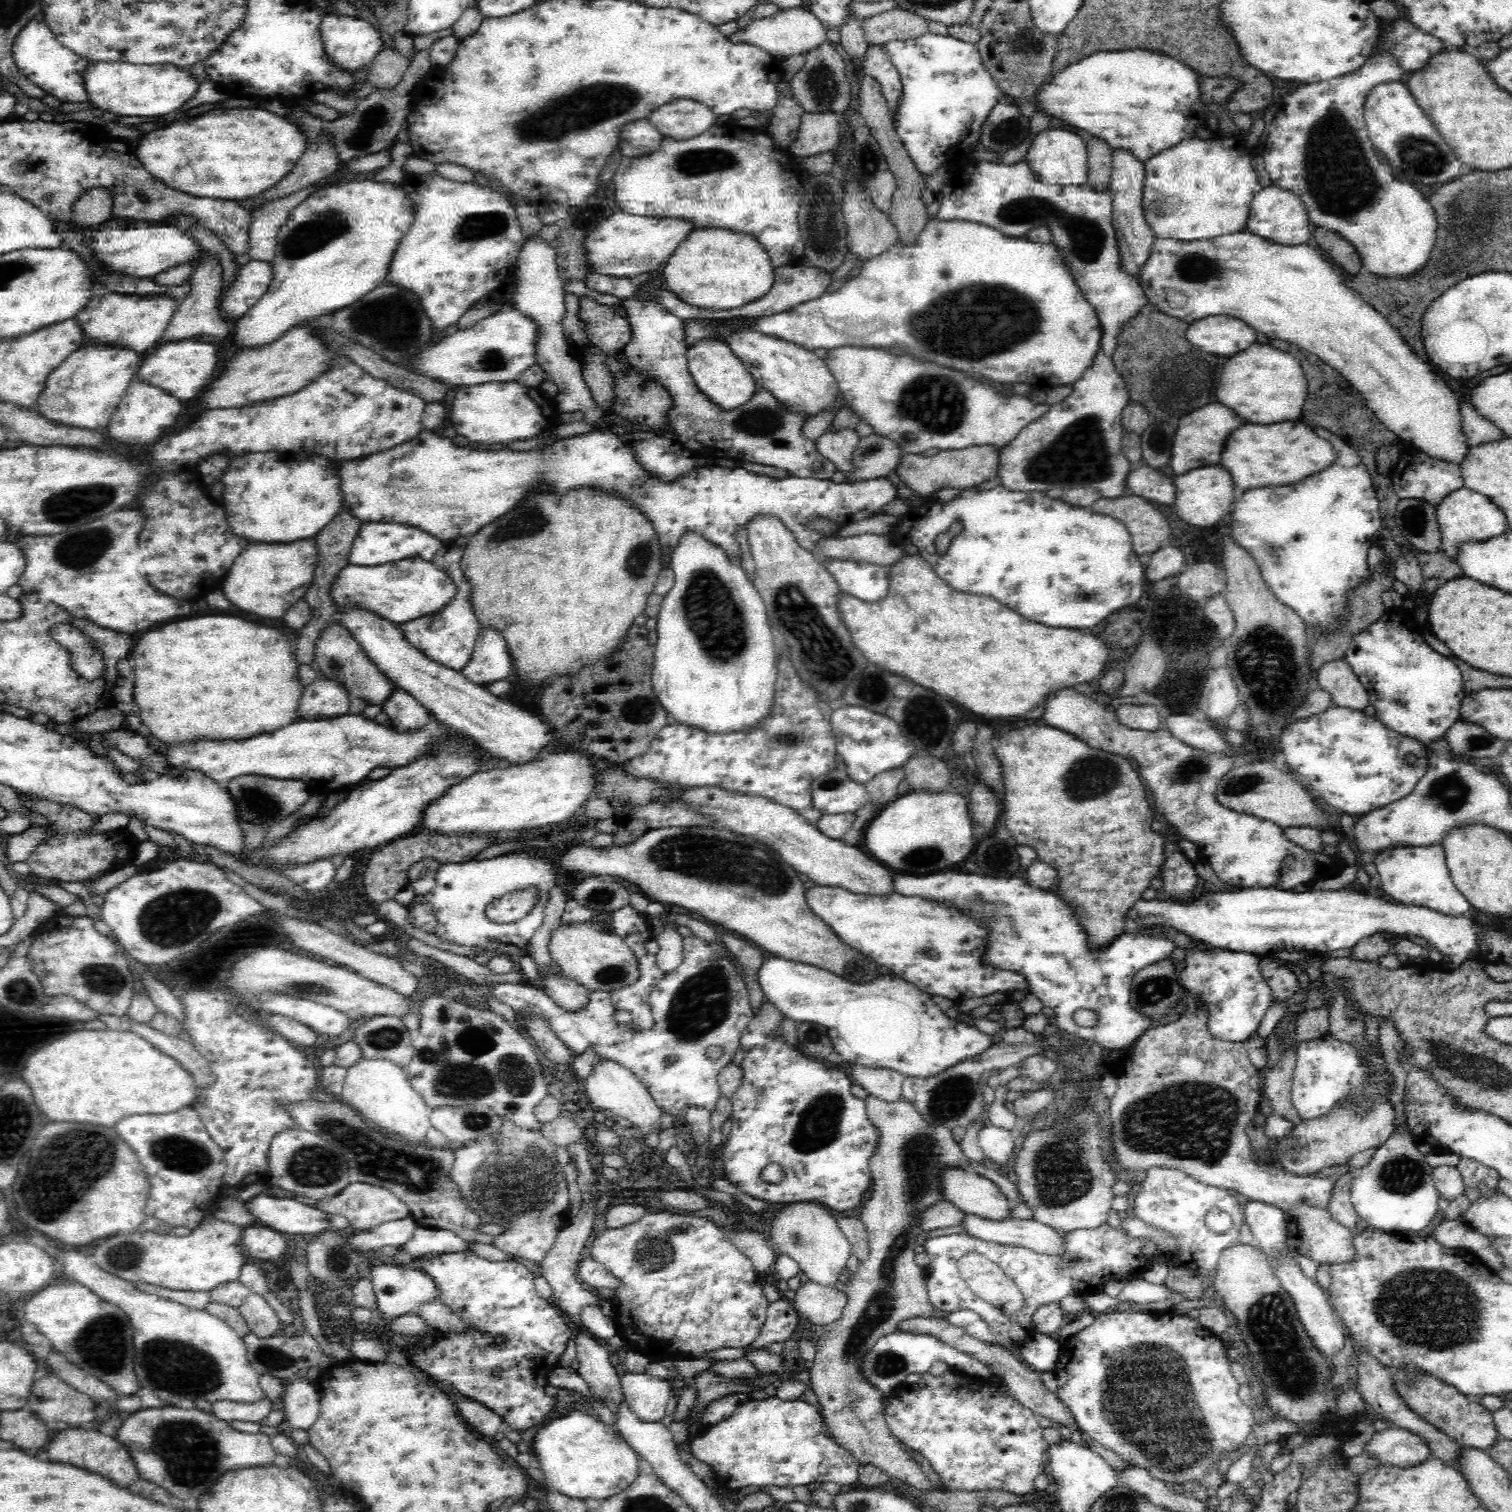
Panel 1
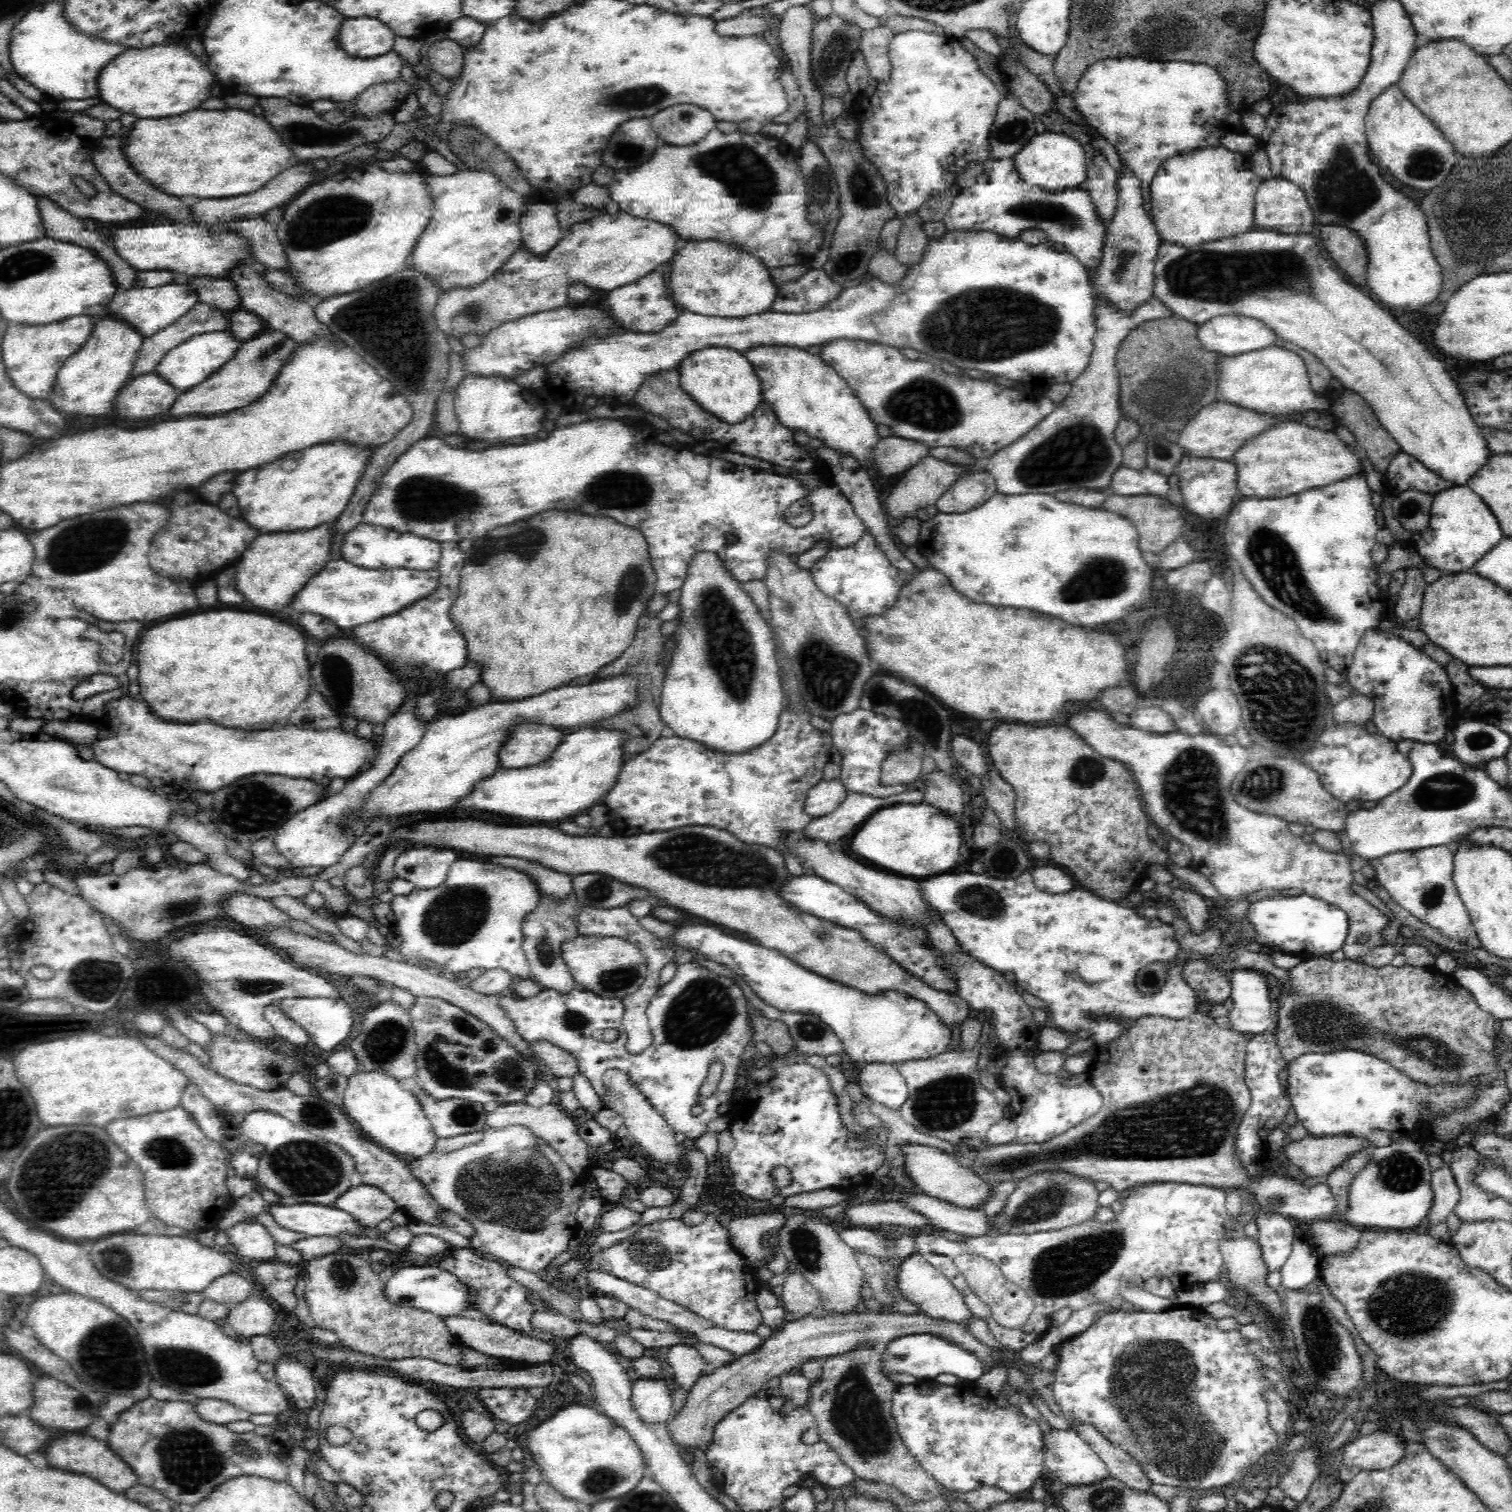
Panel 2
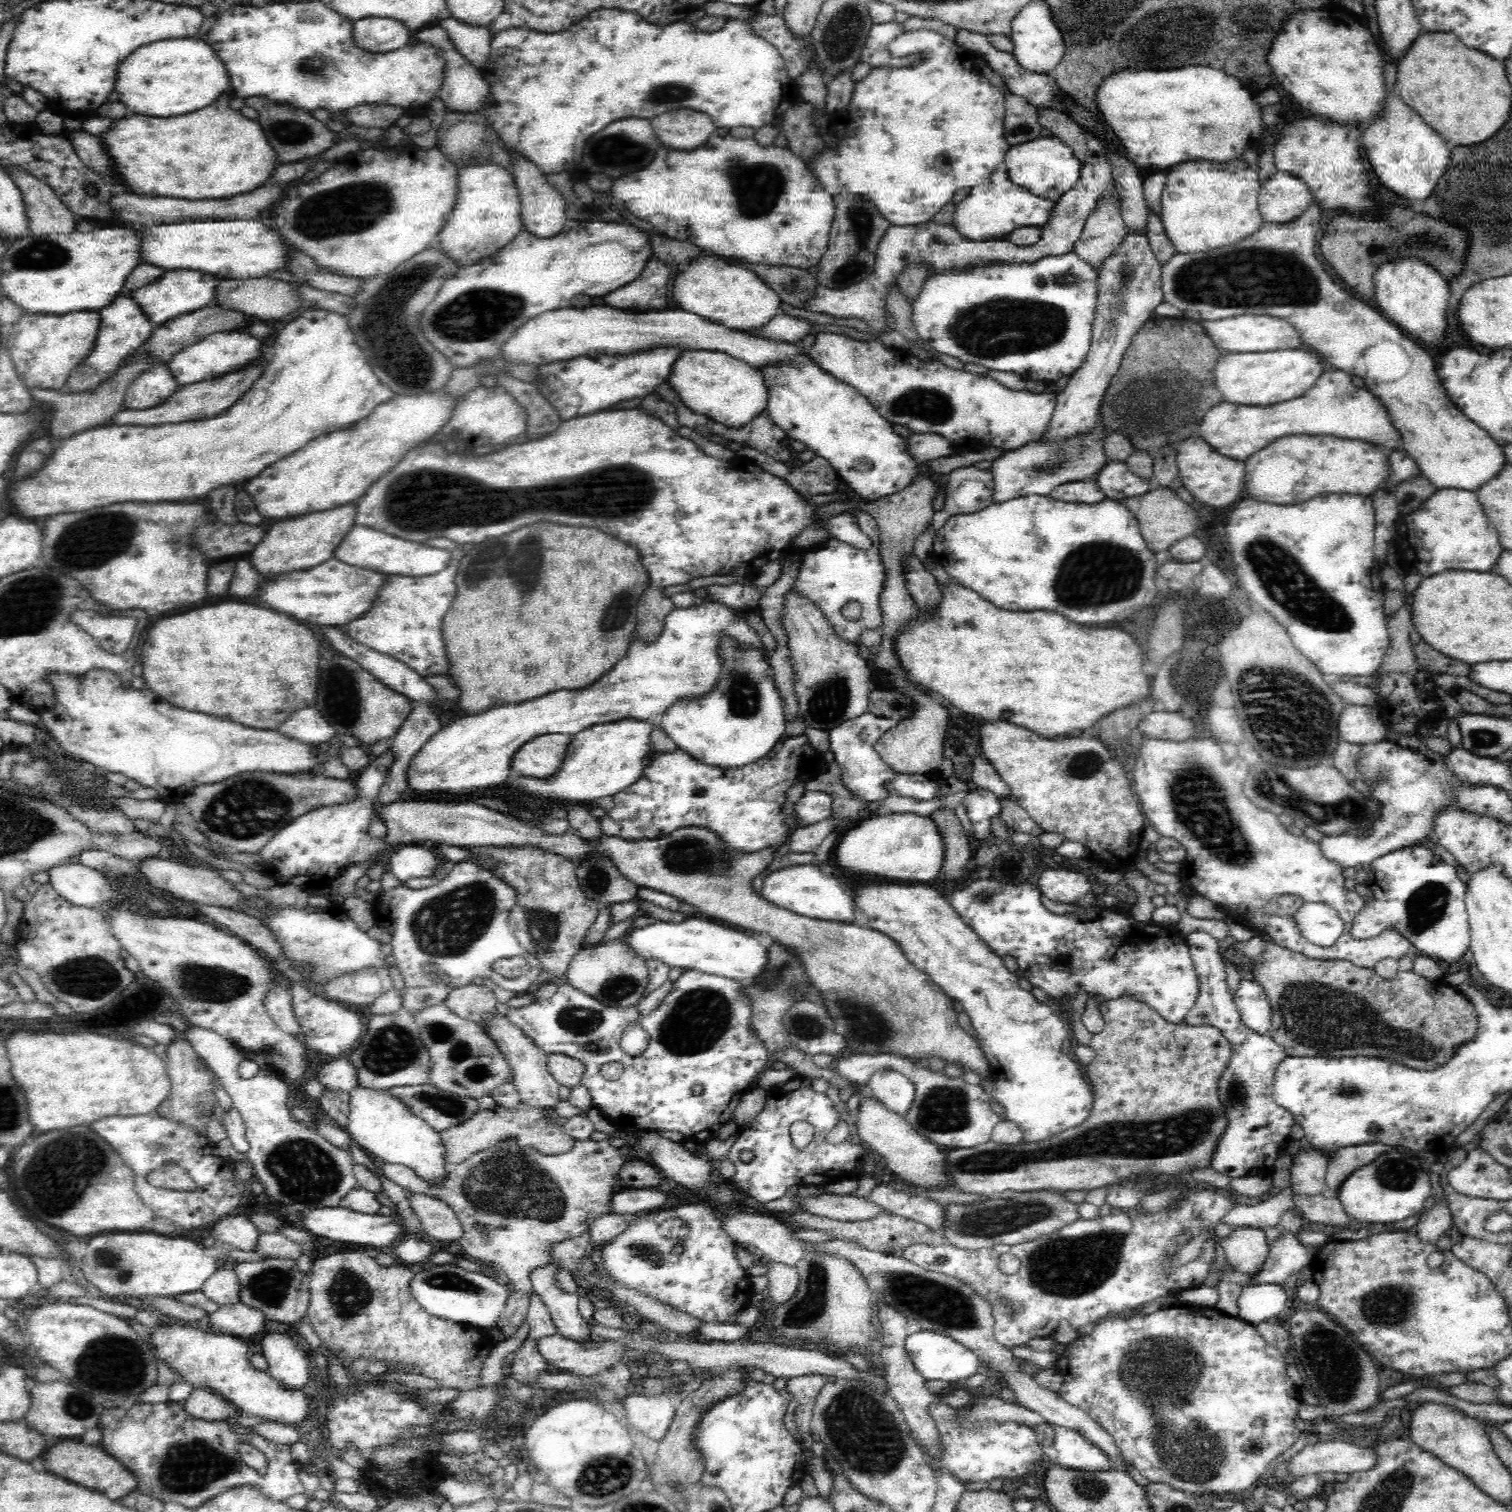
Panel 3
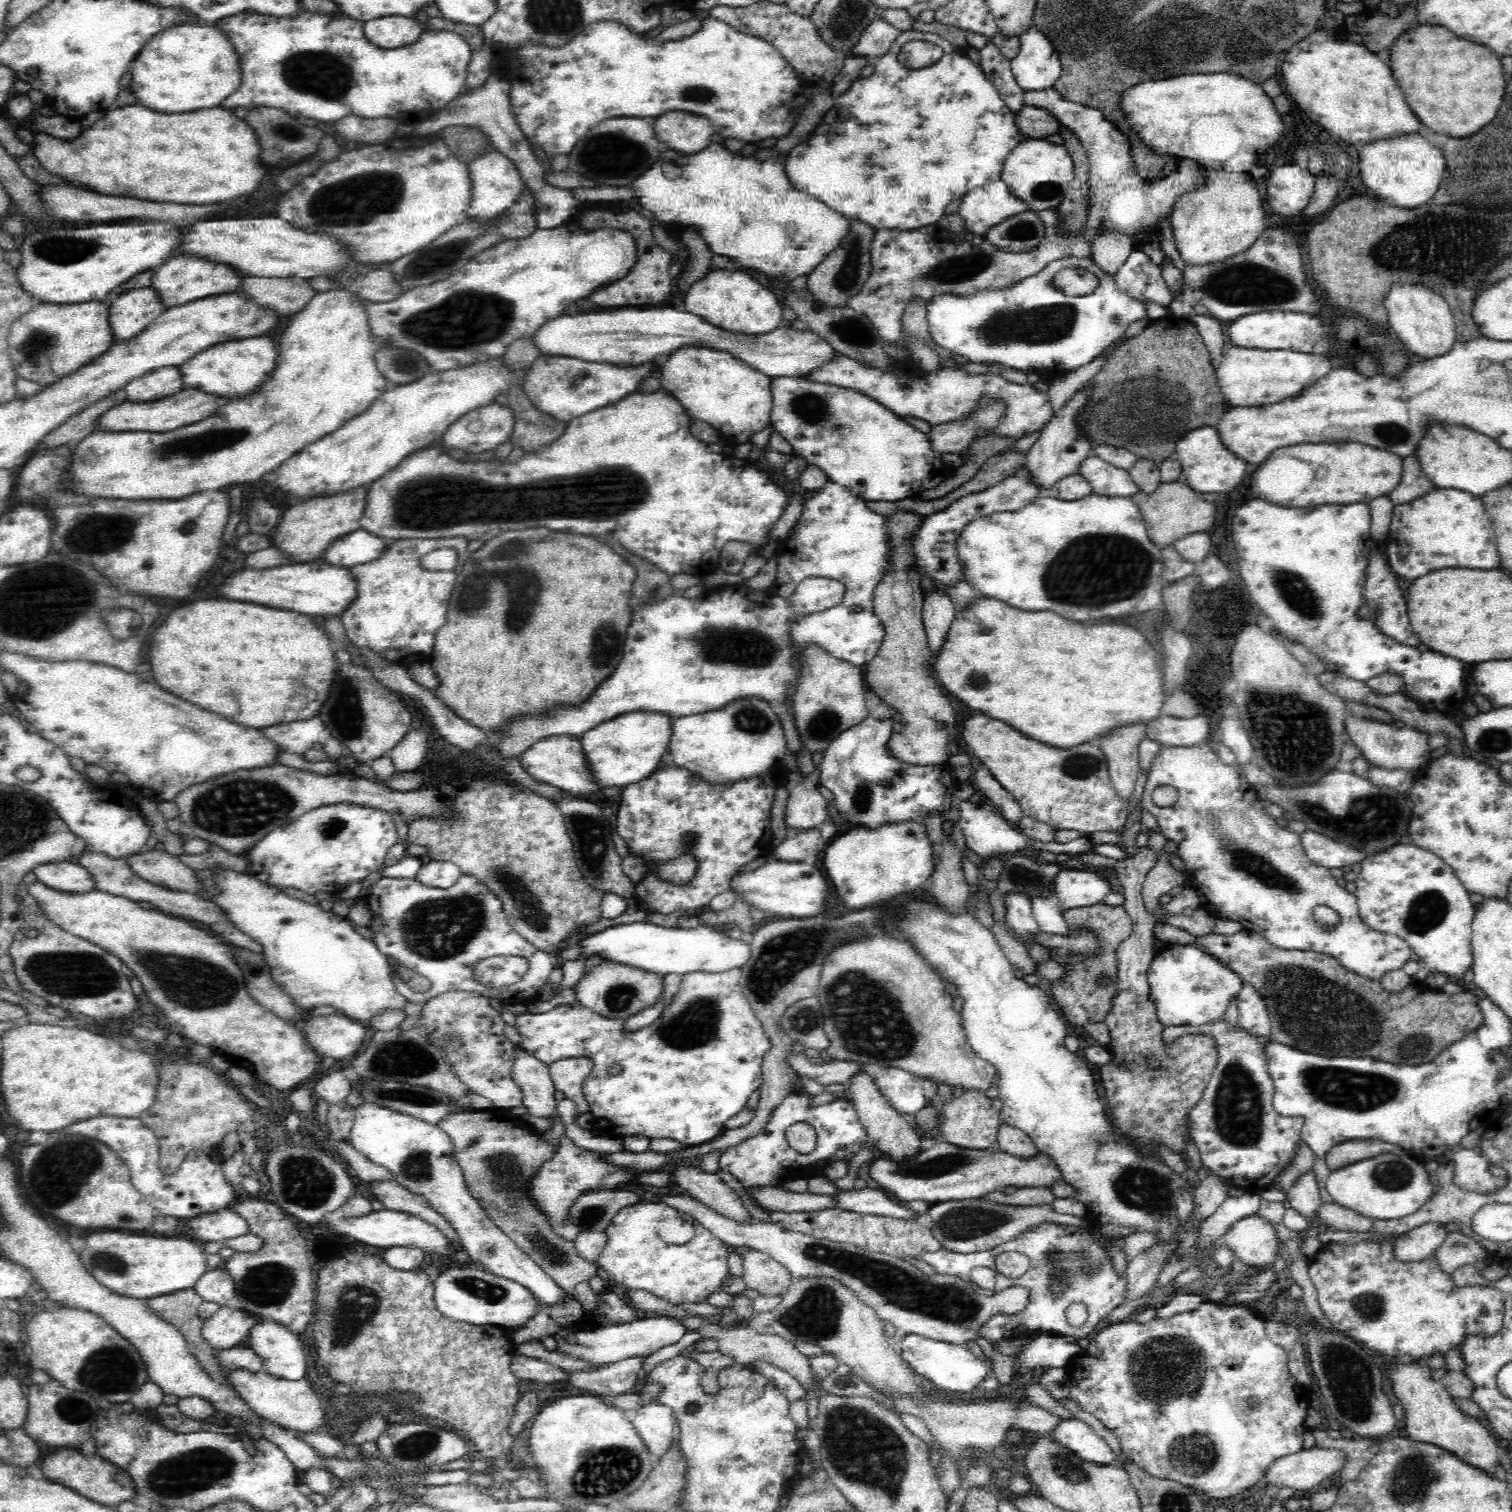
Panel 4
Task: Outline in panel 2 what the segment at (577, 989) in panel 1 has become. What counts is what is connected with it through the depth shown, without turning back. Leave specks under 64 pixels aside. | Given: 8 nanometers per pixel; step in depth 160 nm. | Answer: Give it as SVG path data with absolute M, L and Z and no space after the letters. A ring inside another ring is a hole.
M526 870L523 871L528 874L530 877L530 881L536 885L536 889L538 889L538 904L534 906L535 910L533 912L528 912L528 914L524 914L524 919L522 922L522 932L523 932L523 952L526 954L526 959L530 964L530 970L532 970L532 981L538 983L542 990L544 989L552 989L557 992L568 992L575 988L576 983L573 980L573 977L569 973L569 968L566 966L566 962L564 958L562 958L562 946L564 946L565 942L568 942L568 939L578 938L578 923L579 923L579 912L584 908L584 906L580 906L577 901L576 893L572 890L568 896L564 896L564 898L551 898L549 894L544 894L541 891L541 888L537 886L537 880L529 874Z

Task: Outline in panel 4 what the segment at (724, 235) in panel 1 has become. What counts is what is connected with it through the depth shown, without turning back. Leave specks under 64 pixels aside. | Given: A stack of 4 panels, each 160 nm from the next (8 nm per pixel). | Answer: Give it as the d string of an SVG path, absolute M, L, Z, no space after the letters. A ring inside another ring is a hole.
M716 270L710 272L704 280L693 284L683 298L682 308L698 315L712 326L722 327L732 333L743 335L761 335L776 330L784 322L780 309L780 296L770 292L768 286L754 282L749 272L728 272Z

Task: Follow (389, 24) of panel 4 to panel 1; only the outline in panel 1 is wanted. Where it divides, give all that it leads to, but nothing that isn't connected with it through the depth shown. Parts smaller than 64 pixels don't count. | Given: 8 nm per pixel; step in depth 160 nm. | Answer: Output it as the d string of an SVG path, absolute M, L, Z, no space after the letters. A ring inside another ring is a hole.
M330 14L321 19L319 32L322 34L324 53L329 62L349 72L355 72L368 65L384 50L382 34L378 31L378 27L362 18Z

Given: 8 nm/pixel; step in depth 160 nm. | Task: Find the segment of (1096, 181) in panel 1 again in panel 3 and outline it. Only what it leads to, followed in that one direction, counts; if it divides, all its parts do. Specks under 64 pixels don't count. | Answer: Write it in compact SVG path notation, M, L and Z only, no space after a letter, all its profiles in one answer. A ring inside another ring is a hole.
M1100 198L1086 220L1082 234L1073 251L1092 268L1098 269L1110 256L1120 250L1120 242L1128 234L1119 206L1108 198Z

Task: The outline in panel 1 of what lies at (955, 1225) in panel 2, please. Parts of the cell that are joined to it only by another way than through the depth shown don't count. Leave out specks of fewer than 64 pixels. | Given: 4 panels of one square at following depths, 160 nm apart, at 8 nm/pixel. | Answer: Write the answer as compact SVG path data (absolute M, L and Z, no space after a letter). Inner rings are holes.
M965 1214L962 1228L974 1238L1002 1245L1025 1246L1040 1254L1058 1254L1064 1250L1061 1233L1034 1220L1008 1218L990 1221Z

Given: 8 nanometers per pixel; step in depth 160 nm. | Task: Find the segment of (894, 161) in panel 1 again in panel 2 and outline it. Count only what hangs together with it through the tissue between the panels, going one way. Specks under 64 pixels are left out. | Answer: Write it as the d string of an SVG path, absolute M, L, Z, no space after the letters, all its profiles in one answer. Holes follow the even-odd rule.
M906 215L901 219L901 231L895 246L895 258L908 270L924 258L925 248L929 242L922 231L923 220L916 215Z

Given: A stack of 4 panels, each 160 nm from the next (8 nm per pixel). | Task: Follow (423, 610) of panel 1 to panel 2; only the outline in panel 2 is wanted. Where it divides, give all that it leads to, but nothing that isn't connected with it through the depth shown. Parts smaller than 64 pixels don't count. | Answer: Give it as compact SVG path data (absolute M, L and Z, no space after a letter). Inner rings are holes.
M331 559L330 562L318 574L314 574L308 580L308 586L302 586L304 594L296 594L293 599L292 608L296 614L316 614L335 624L338 628L352 628L362 624L370 623L398 613L404 607L412 606L419 599L432 594L438 586L438 580L441 578L439 570L412 570L394 567L393 569L374 569L368 570L366 567L359 567L344 559Z

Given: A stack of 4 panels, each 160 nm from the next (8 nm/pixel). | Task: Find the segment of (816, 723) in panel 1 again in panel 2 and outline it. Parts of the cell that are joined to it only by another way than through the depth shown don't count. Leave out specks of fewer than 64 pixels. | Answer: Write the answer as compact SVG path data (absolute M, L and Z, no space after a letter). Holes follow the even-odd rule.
M783 710L779 716L779 723L777 724L776 733L768 742L756 746L755 749L746 751L745 753L718 753L716 750L708 749L708 746L702 743L691 742L684 738L660 738L658 742L650 745L646 752L638 753L638 756L632 756L632 760L626 760L625 765L621 768L617 776L617 782L609 790L602 799L602 803L610 808L610 818L608 824L614 826L612 830L616 830L616 835L622 837L631 837L635 834L642 834L642 832L660 832L672 830L673 828L680 828L681 826L713 826L719 829L727 830L736 838L745 843L758 843L760 846L772 847L776 851L783 852L785 849L785 836L794 831L803 830L803 828L811 821L810 815L804 812L804 802L807 799L808 791L822 780L822 768L825 764L830 762L830 748L832 748L832 737L826 732L818 732L816 728L810 726L808 722L810 714L806 712L788 712Z

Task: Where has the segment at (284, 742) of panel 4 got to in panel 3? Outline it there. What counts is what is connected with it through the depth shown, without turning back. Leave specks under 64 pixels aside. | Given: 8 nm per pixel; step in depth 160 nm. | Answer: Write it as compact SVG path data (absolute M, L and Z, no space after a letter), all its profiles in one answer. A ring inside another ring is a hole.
M314 706L292 714L284 724L278 726L278 730L282 734L292 734L292 738L304 738L299 742L308 744L324 743L336 735Z

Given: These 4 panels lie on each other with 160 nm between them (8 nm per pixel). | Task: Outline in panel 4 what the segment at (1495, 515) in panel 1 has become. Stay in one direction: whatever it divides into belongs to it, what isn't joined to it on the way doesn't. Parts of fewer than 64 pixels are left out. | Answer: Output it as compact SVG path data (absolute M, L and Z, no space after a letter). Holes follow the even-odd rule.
M1436 490L1424 494L1422 500L1394 506L1392 520L1390 520L1390 532L1388 532L1388 556L1390 566L1398 576L1404 578L1420 578L1428 572L1440 570L1440 568L1472 568L1472 570L1490 570L1500 566L1500 556L1496 552L1496 538L1494 528L1484 510L1484 502L1480 497L1474 498L1472 494L1466 494L1462 490Z

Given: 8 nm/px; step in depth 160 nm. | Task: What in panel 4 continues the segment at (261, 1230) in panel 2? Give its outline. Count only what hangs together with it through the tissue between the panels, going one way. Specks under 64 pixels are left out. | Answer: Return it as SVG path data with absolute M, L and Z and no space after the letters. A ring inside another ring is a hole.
M230 1208L188 1218L182 1225L186 1226L202 1245L207 1242L226 1241L228 1238L248 1233L248 1224L244 1218Z

